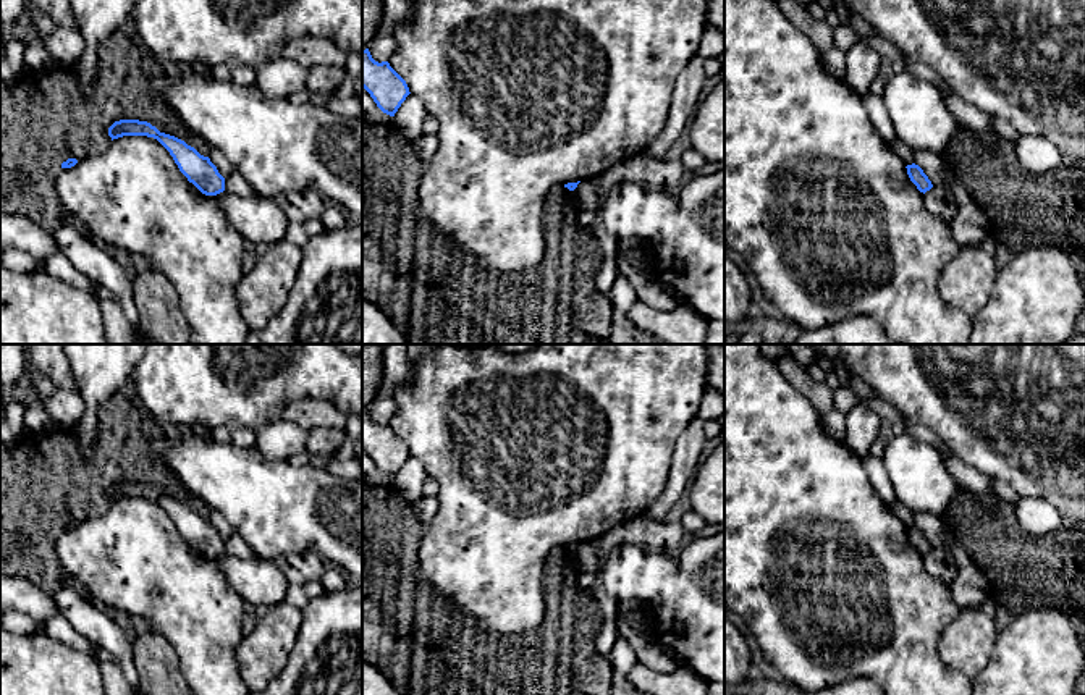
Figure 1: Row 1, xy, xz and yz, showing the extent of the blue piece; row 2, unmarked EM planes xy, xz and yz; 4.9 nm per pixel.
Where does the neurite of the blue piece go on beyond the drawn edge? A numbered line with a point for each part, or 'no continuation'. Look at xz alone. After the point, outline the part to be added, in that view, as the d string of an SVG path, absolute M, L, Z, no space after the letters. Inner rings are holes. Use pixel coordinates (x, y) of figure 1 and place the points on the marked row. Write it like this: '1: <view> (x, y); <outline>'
no continuation

